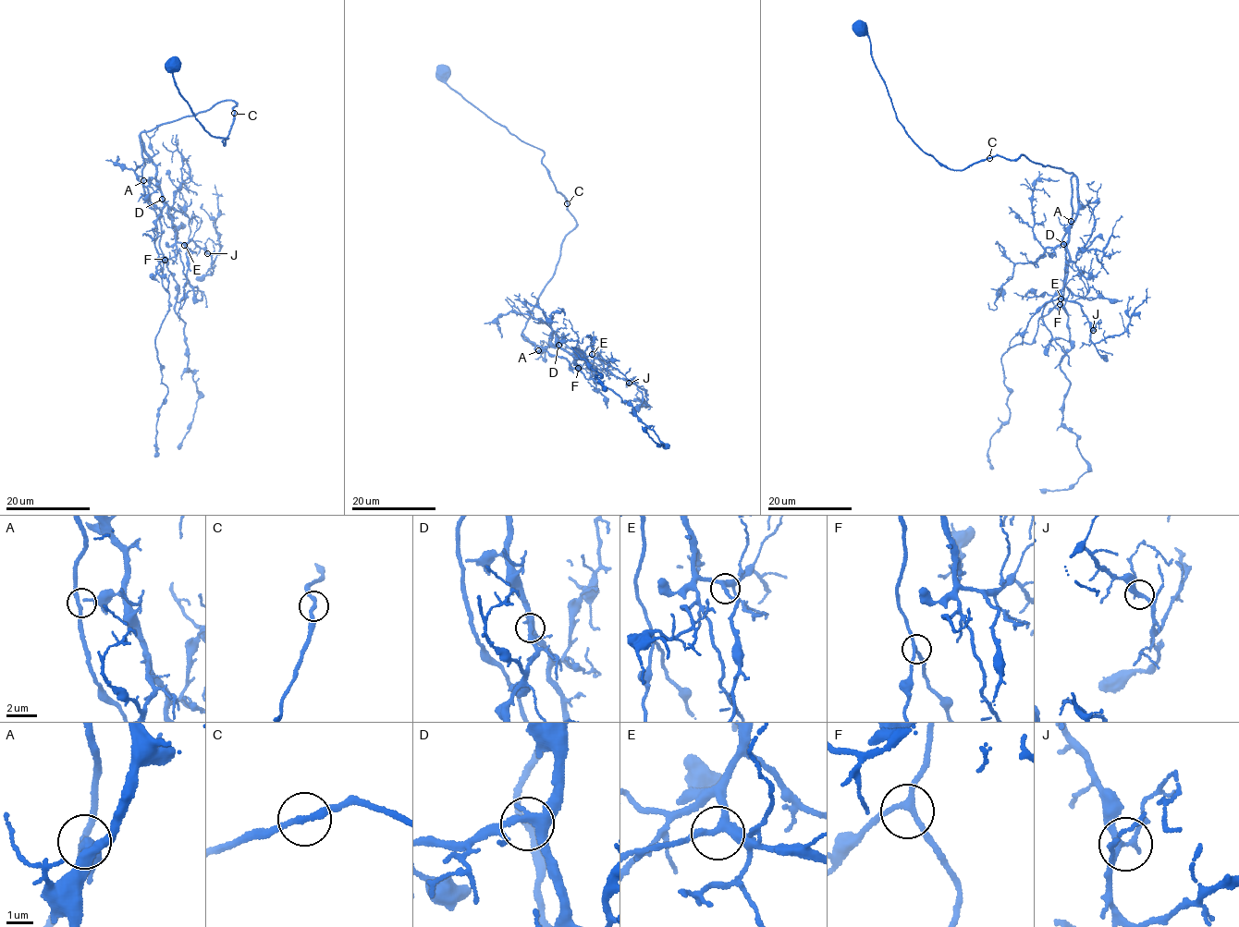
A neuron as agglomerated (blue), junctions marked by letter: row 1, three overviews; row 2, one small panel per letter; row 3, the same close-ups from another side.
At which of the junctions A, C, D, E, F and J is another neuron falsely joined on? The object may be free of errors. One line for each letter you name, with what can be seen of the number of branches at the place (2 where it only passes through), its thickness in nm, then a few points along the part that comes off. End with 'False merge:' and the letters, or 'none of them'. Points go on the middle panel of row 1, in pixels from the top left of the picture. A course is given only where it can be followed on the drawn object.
False merge: none of them

